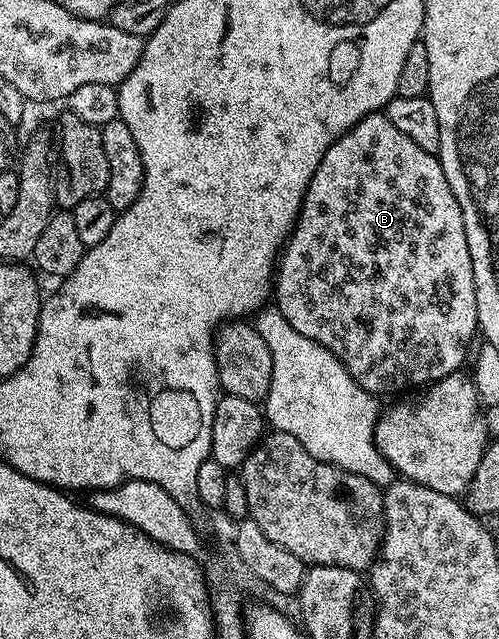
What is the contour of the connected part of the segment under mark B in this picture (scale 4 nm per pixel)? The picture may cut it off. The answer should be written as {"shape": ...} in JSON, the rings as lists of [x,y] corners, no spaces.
{"shape":[[[385,112],[369,113],[367,117],[357,121],[345,135],[333,141],[324,159],[320,159],[320,167],[316,167],[308,183],[308,191],[302,200],[294,230],[290,232],[278,254],[272,301],[282,312],[284,319],[288,319],[288,323],[292,323],[296,331],[300,331],[300,335],[308,335],[308,339],[332,351],[332,355],[340,359],[340,363],[348,371],[348,375],[352,375],[356,384],[364,391],[375,395],[398,392],[401,394],[411,387],[425,386],[427,383],[439,381],[449,373],[459,372],[465,361],[467,364],[468,354],[475,344],[474,333],[476,337],[479,327],[476,311],[476,279],[472,275],[472,255],[468,251],[464,215],[460,211],[460,203],[456,203],[456,195],[452,195],[452,187],[448,187],[448,179],[444,175],[441,161],[435,154],[424,151],[424,147],[416,147],[416,143],[412,143],[408,135],[392,127]]]}

